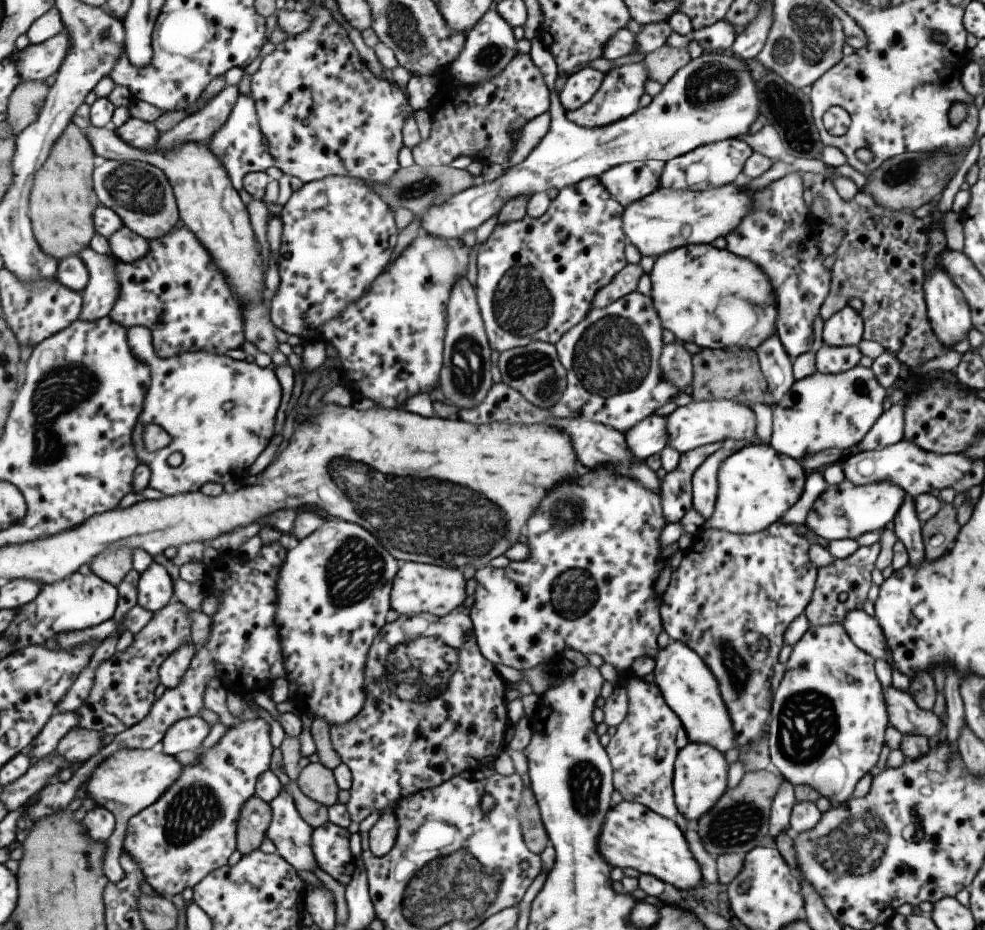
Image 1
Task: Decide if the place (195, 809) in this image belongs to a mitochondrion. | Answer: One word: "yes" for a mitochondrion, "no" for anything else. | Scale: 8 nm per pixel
yes

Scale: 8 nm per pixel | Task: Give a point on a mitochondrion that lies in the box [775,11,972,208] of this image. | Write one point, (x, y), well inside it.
(905, 171)

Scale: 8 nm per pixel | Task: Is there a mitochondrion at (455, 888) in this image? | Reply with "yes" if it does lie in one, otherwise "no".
yes

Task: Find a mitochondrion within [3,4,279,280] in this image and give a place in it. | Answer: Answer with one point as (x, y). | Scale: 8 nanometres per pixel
(147, 195)

